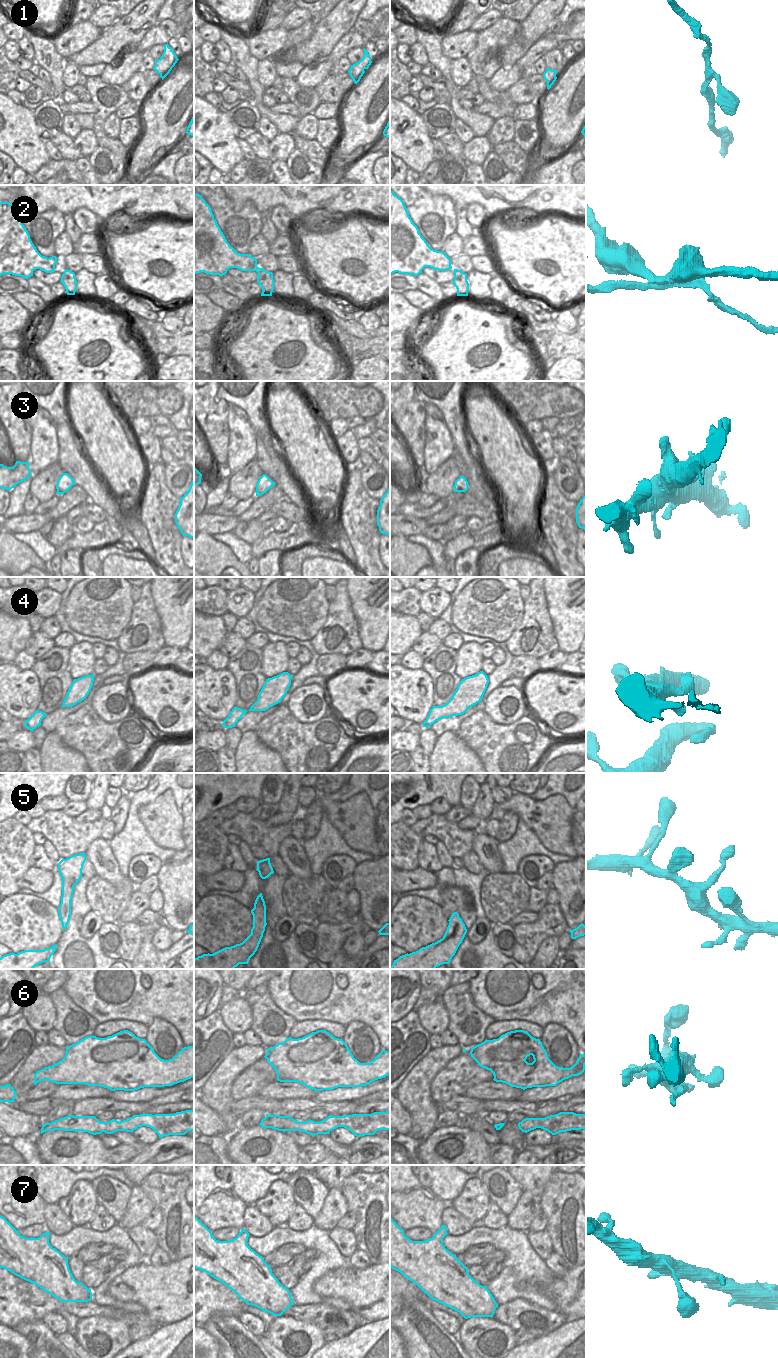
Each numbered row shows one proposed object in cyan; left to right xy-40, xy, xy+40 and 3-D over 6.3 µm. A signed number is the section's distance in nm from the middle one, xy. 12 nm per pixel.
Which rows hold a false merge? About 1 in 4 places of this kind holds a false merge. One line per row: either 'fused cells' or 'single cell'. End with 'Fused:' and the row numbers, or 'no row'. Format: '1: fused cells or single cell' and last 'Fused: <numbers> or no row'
1: single cell
2: fused cells
3: fused cells
4: single cell
5: single cell
6: fused cells
7: single cell
Fused: 2, 3, 6

